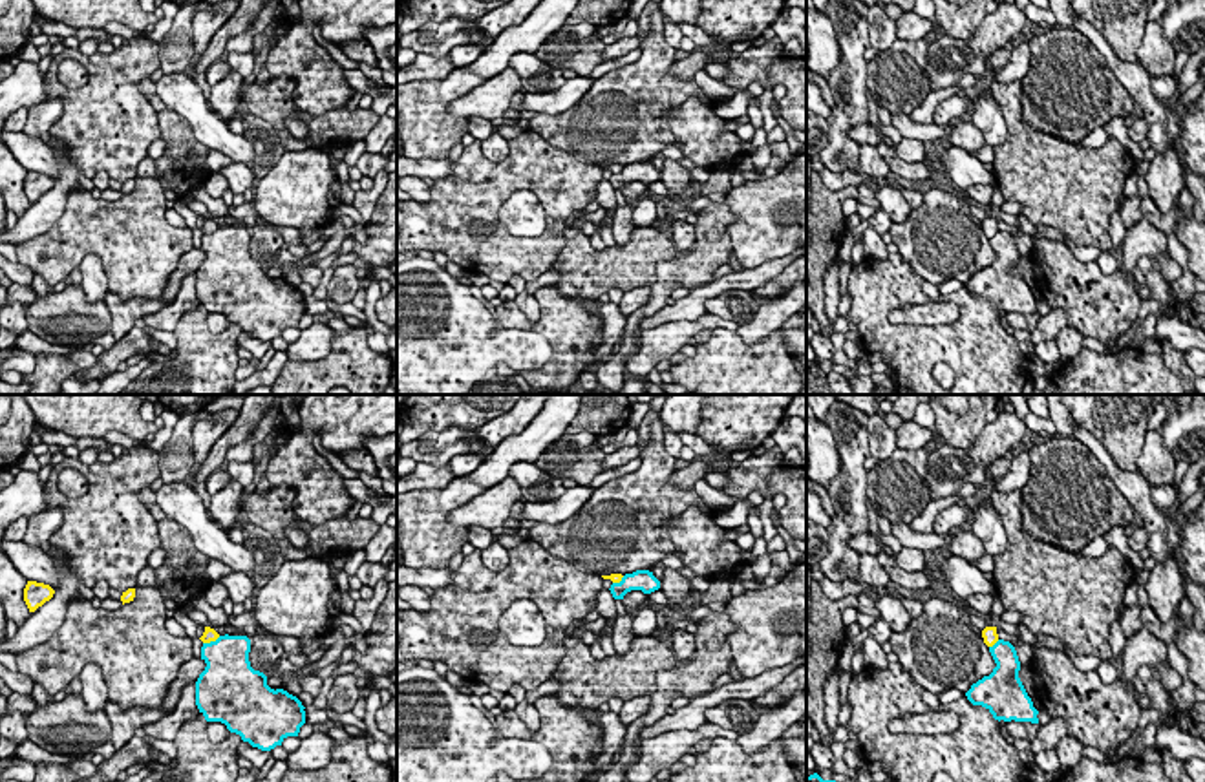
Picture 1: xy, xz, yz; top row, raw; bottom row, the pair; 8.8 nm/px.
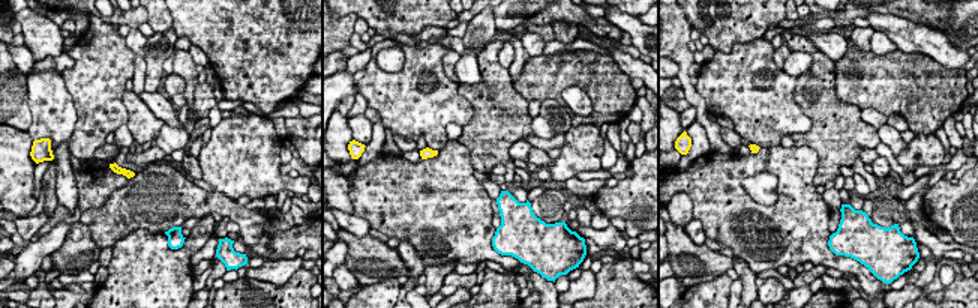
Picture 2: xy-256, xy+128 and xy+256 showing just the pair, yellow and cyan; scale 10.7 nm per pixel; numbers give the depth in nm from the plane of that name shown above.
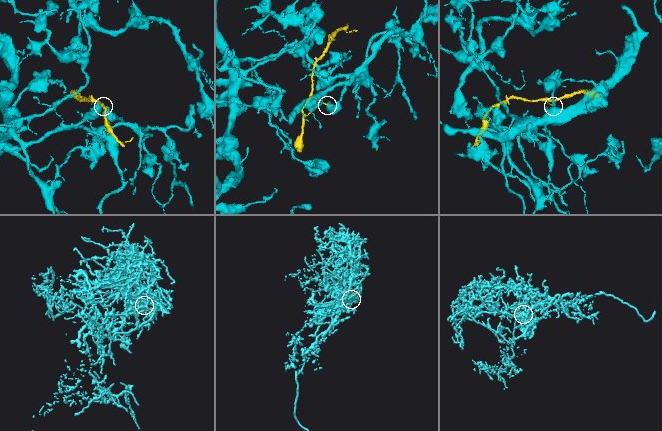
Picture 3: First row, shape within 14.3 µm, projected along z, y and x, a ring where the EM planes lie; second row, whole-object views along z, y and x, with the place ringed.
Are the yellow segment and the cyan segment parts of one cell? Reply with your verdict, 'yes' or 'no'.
no

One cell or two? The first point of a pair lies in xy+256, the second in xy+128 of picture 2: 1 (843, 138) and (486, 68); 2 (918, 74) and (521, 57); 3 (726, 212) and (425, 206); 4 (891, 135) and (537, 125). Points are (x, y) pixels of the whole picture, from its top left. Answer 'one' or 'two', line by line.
1: one
2: two
3: one
4: one

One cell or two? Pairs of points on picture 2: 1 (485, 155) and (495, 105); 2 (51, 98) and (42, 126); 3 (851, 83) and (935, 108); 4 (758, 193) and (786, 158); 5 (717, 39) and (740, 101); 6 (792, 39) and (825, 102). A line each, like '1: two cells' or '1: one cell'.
1: one cell
2: one cell
3: one cell
4: two cells
5: two cells
6: one cell

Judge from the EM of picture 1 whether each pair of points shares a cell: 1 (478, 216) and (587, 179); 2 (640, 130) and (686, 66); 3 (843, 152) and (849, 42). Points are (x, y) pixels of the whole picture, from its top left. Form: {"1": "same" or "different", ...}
{"1": "same", "2": "different", "3": "same"}

